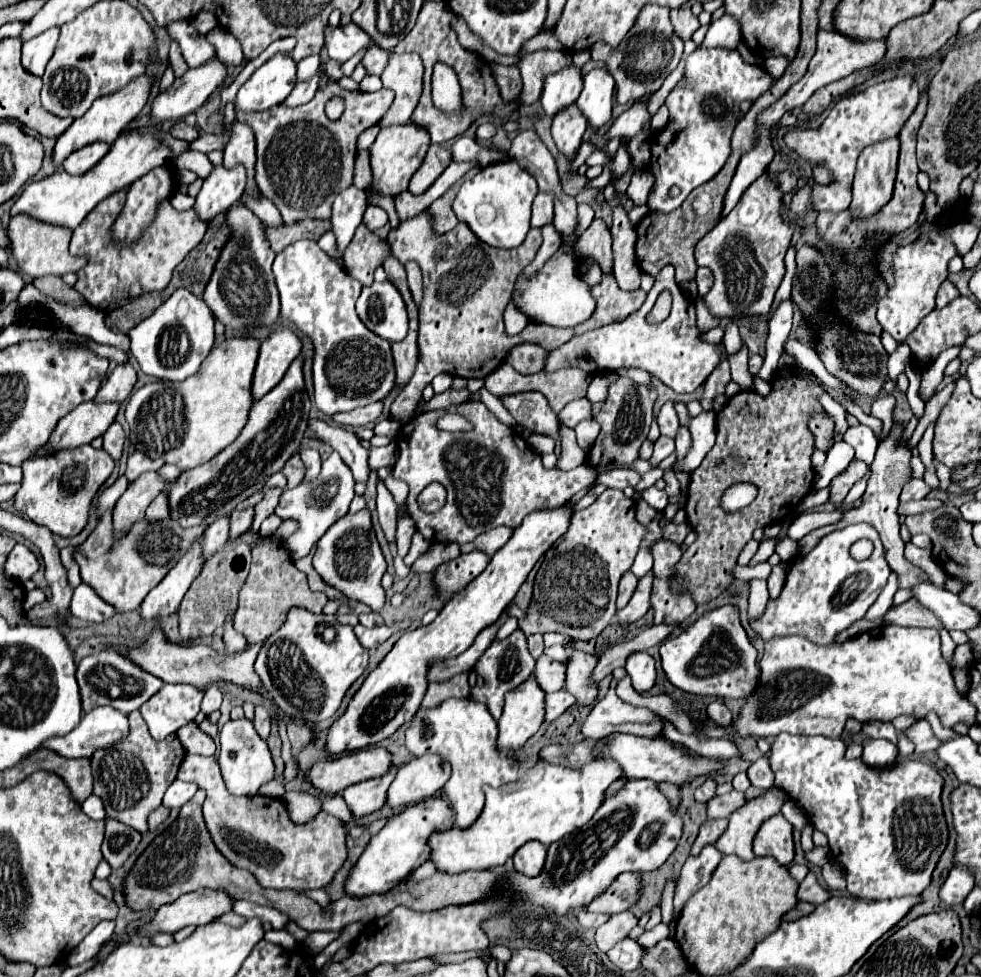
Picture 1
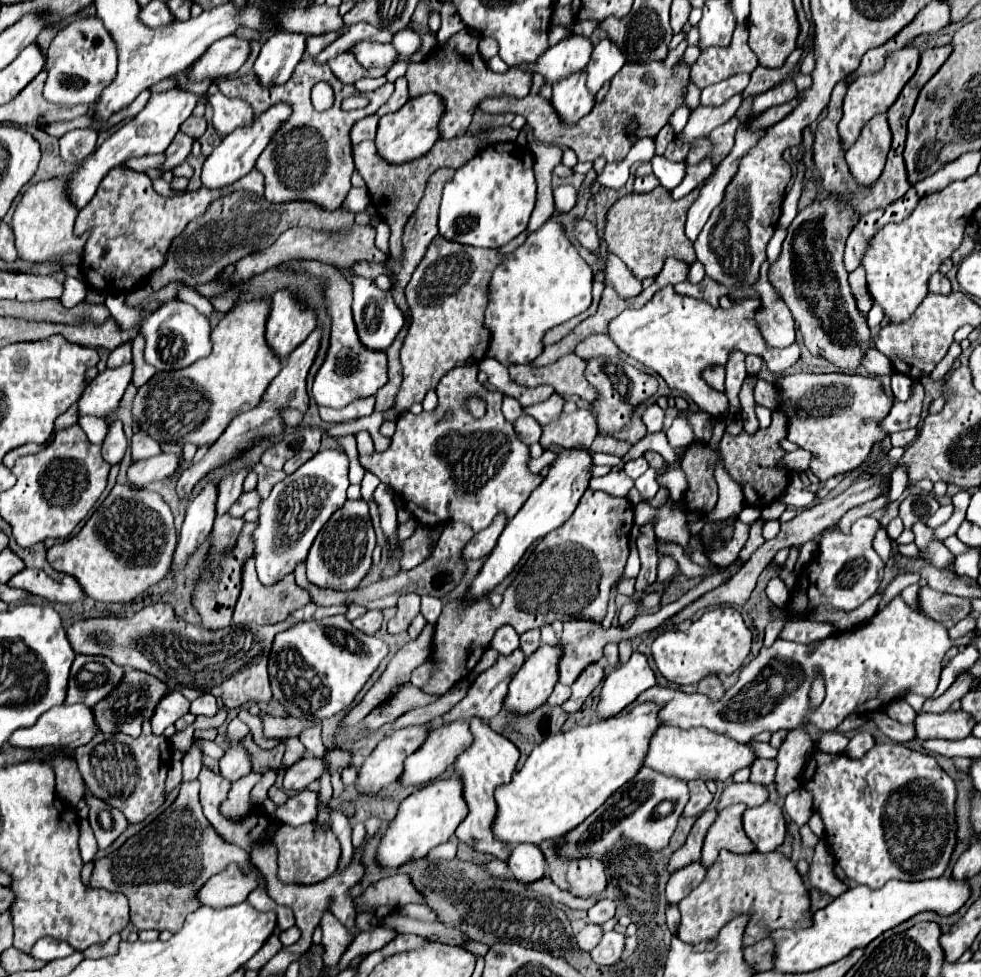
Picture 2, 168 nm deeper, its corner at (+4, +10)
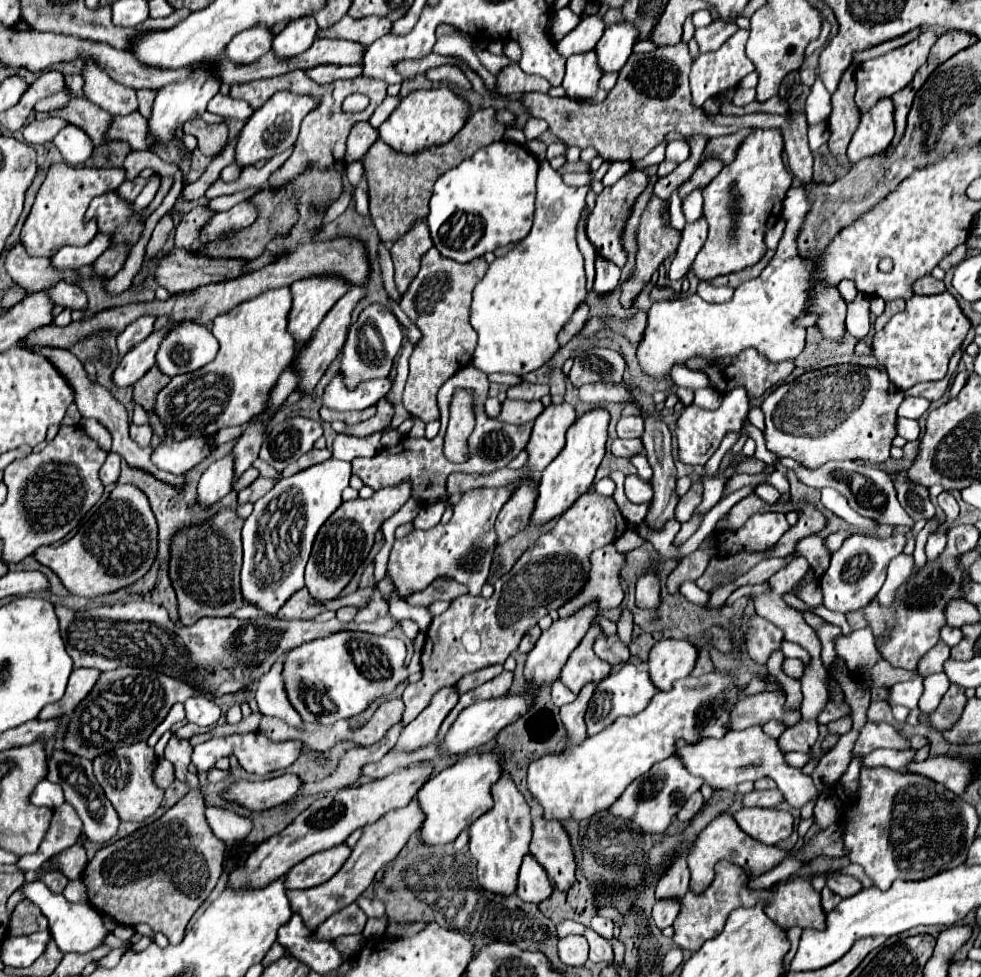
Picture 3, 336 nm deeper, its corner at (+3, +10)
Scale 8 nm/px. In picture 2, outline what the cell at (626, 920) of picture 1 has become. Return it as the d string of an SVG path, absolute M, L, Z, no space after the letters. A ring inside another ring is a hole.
M585 925L575 935L575 943L577 943L579 951L583 951L583 953L591 953L593 947L599 943L599 939L601 939L601 927L597 927L597 925Z

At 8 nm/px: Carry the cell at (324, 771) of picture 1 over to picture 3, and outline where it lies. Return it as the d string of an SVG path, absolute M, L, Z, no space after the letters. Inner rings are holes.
M284 773L284 775L278 775L270 781L234 783L234 785L230 785L230 789L224 797L242 803L248 809L262 811L262 809L290 801L298 793L300 787L302 787L302 781L298 775Z

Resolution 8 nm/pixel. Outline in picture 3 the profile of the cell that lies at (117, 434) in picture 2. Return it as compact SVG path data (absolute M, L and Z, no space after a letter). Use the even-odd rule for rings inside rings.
M110 451L108 459L100 467L100 479L102 479L104 485L110 485L110 483L114 483L118 479L118 475L120 475L120 463L122 463L120 455L116 451Z

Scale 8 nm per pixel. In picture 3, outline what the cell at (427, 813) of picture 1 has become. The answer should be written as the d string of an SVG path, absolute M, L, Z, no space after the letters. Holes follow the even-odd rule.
M496 753L464 755L448 769L440 771L436 777L428 779L418 791L416 799L424 813L424 821L418 829L420 845L446 845L452 843L460 831L464 831L482 811L490 809L490 787L500 775L500 763Z

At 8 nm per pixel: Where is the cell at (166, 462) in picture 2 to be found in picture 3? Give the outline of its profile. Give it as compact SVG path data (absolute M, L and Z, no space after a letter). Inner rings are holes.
M206 439L168 441L166 445L154 449L152 463L162 471L182 475L194 465L198 465L206 455L208 455Z

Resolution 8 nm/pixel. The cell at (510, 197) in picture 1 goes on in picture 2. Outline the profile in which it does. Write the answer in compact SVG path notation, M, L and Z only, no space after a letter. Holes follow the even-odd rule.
M495 143L481 149L471 161L459 167L451 181L445 183L439 205L439 235L461 245L499 249L527 229L535 207L533 155L529 147Z

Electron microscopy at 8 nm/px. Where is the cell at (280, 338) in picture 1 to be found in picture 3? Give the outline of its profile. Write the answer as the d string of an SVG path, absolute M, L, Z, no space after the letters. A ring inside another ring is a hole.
M308 277L292 287L292 309L288 313L288 333L298 345L304 345L324 315L348 291L338 277Z

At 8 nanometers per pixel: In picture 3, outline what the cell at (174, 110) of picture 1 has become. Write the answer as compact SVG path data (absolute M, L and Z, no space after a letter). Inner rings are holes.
M254 27L254 31L238 33L228 45L224 55L234 63L252 63L260 59L266 51L270 51L272 33L266 27Z

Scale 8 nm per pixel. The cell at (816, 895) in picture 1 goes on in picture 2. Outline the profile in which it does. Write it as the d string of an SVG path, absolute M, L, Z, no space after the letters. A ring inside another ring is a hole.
M821 839L815 845L815 857L809 867L809 877L805 879L807 887L817 887L823 893L829 893L833 897L839 897L841 893L845 893L849 887L835 877L833 865L835 865L835 857L831 855L825 839Z

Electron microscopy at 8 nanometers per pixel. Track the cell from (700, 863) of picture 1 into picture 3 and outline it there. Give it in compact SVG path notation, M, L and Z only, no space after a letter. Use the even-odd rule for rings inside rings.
M674 897L656 901L656 905L652 909L652 917L660 929L672 925L674 919L678 917L678 913L680 913L680 899L674 899Z

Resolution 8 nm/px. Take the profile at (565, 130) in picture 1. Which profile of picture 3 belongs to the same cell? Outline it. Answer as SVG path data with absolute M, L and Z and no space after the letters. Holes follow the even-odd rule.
M594 51L588 55L572 55L572 59L566 61L566 75L562 81L566 97L576 101L602 103L606 91L598 87L600 77L602 73L598 71Z

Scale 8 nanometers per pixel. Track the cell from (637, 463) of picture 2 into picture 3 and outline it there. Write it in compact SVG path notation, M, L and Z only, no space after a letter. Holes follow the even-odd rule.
M628 475L624 483L625 494L632 503L648 503L652 499L650 483L642 483L638 475Z

